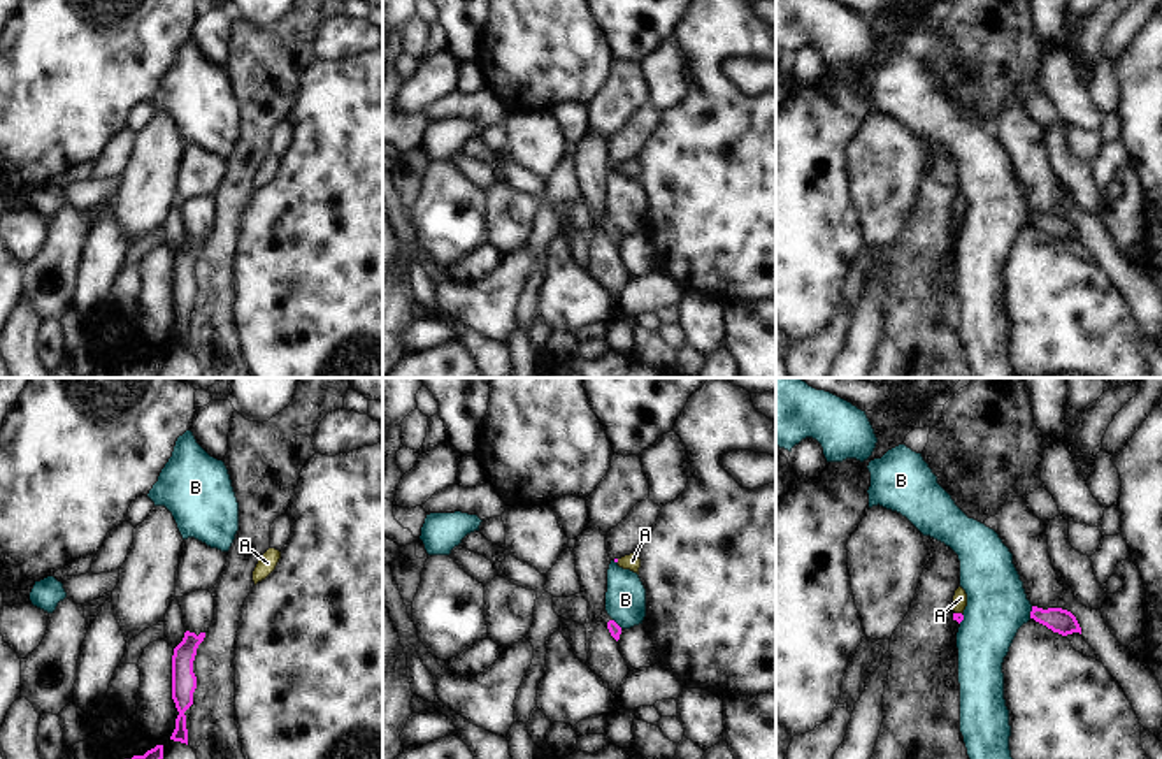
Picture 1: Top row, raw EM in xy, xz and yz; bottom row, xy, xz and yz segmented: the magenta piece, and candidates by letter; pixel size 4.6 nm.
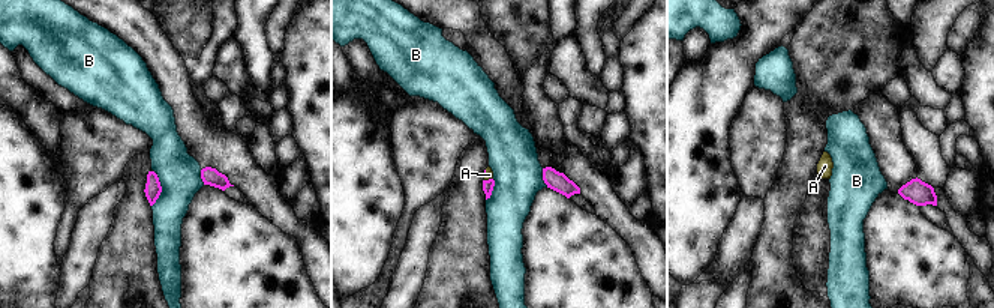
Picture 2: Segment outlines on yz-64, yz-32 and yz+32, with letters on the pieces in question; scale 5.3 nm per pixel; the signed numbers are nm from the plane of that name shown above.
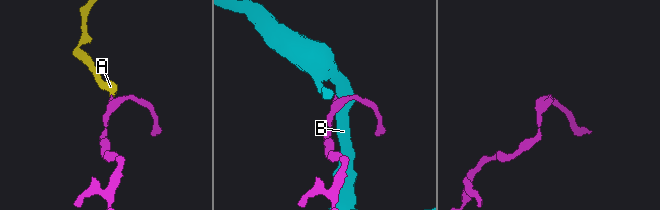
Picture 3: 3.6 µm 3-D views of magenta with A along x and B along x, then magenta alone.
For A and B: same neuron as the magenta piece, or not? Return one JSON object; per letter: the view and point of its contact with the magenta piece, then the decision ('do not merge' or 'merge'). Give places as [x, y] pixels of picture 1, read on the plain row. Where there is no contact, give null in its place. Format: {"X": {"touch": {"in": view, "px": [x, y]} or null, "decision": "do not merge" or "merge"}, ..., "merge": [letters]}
{"A": {"touch": {"in": "yz", "px": [959, 220]}, "decision": "merge"}, "B": {"touch": {"in": "yz", "px": [1031, 218]}, "decision": "do not merge"}, "merge": ["A"]}

